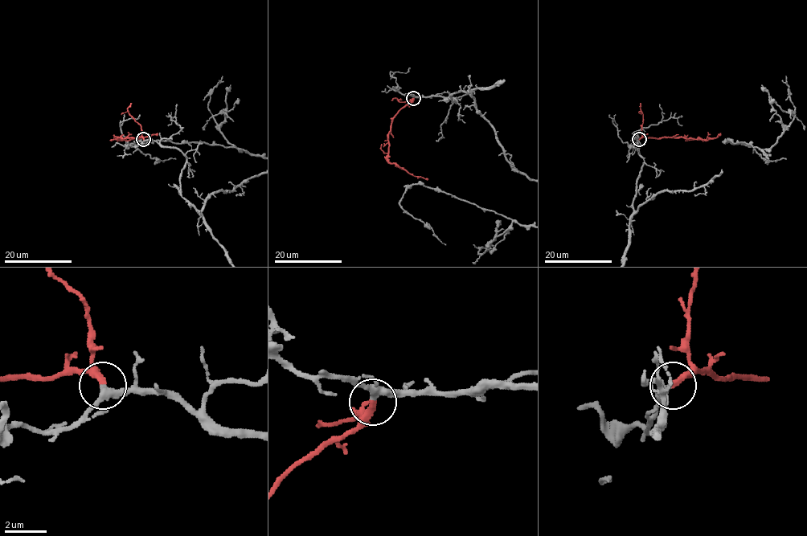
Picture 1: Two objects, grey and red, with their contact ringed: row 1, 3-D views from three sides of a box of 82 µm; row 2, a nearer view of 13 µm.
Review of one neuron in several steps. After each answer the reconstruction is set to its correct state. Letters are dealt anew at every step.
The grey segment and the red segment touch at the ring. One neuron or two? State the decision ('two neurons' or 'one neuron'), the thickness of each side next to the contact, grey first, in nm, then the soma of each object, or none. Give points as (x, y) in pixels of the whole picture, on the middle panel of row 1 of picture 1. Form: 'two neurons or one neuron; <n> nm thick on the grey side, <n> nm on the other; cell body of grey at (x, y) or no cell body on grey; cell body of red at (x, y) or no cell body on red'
one neuron; 340 nm thick on the grey side, 320 nm on the other; no cell body on grey; no cell body on red

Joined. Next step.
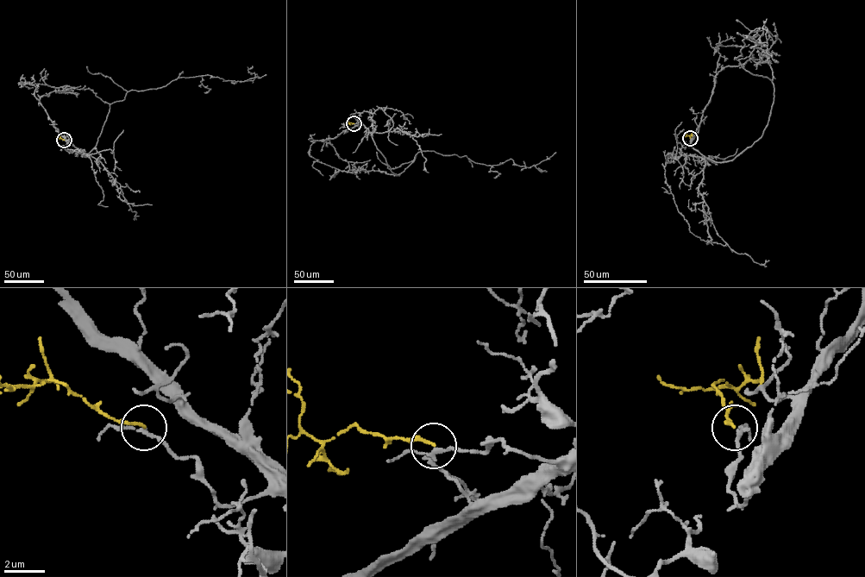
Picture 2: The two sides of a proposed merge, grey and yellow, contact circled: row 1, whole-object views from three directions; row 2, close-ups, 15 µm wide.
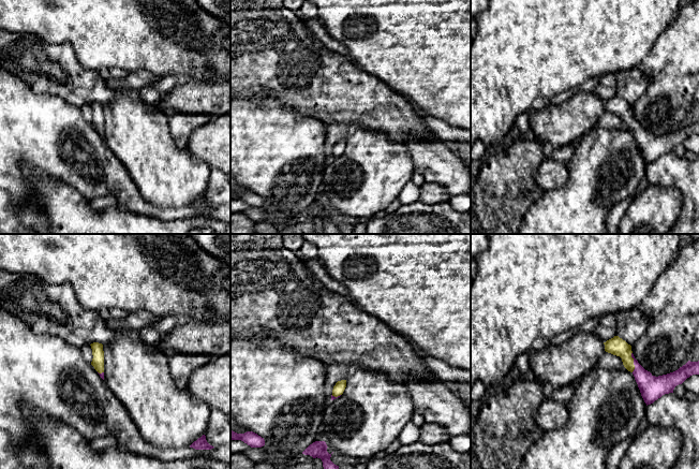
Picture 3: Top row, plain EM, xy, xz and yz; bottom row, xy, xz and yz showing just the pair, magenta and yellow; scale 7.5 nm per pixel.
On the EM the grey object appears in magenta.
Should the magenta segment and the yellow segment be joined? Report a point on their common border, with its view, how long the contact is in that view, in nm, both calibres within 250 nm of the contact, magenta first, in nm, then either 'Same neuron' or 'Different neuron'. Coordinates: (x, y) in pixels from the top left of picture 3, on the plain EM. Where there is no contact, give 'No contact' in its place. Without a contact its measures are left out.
Touches magenta at yz (634, 121). Shared border 150 nm. Thickness 180 nm (magenta) against 140 nm. Same neuron

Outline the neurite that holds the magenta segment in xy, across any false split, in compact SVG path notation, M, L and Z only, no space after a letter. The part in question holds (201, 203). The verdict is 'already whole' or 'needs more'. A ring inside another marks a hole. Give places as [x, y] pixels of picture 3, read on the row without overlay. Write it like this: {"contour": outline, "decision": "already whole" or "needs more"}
{"contour": "M203 194L200 197L198 197L196 201L194 201L190 207L193 207L195 209L211 209L214 206L210 205L207 200L206 200L206 195Z", "decision": "already whole"}

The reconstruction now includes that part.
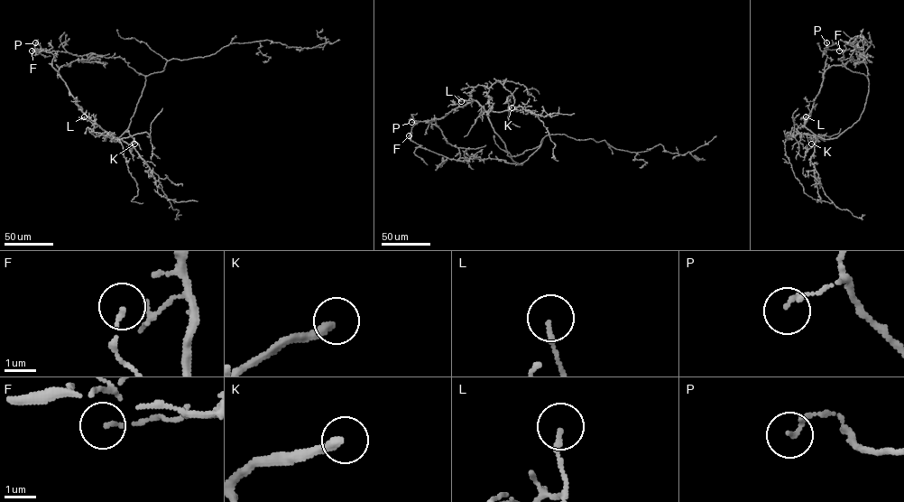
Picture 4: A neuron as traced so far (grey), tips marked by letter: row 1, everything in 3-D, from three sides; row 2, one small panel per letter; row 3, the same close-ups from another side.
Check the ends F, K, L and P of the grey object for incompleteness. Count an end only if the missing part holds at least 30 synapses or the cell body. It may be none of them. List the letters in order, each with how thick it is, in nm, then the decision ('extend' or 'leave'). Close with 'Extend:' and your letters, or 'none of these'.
F: 80 nm | leave
K: 280 nm | extend
L: 150 nm | leave
P: 120 nm | leave
Extend: K

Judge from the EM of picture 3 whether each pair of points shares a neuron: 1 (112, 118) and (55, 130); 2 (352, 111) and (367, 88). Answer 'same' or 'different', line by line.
1: different
2: same

